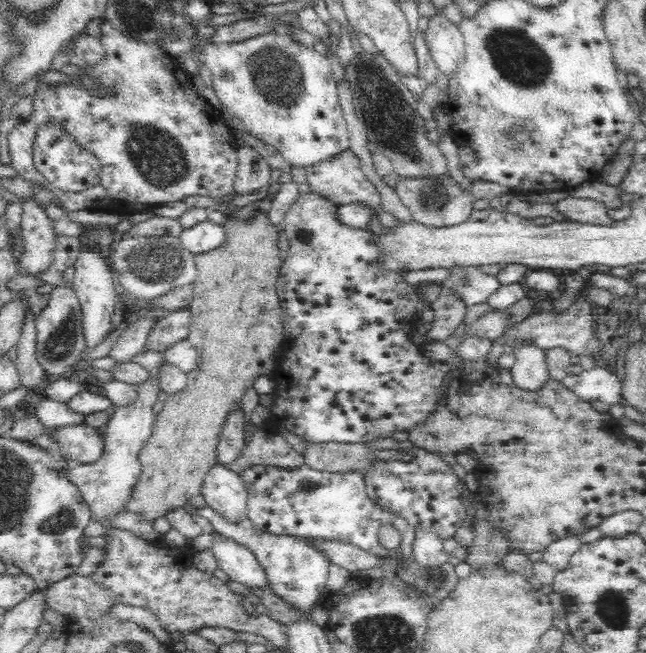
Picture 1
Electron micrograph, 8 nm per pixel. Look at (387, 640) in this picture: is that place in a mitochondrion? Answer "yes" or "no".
yes

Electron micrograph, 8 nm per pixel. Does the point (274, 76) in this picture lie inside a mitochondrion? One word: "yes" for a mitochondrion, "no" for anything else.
yes

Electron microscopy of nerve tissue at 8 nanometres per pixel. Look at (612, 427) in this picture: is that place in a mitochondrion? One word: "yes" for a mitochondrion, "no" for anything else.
no

